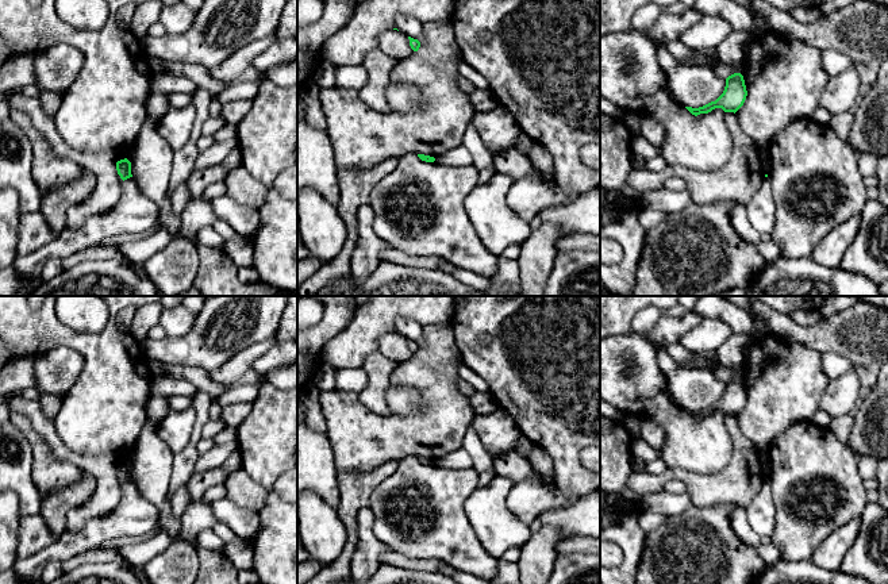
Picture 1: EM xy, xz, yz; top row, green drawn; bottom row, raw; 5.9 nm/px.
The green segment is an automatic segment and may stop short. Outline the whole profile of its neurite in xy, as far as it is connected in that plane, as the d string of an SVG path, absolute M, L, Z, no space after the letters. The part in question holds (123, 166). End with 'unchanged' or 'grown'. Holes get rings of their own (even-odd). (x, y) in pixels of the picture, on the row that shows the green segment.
M127 158L118 161L116 170L123 180L123 192L115 207L89 216L76 230L65 228L53 242L35 253L16 257L12 268L24 281L38 280L45 264L51 258L62 260L73 256L82 249L96 246L107 237L146 235L159 223L158 205L135 184L131 162Z | grown

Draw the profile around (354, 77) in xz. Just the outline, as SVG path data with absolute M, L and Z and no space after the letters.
M362 64L343 65L335 70L335 82L339 88L360 91L368 81L369 73Z

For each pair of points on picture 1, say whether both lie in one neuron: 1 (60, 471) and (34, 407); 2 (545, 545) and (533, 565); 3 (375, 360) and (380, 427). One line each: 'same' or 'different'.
1: different
2: same
3: different

